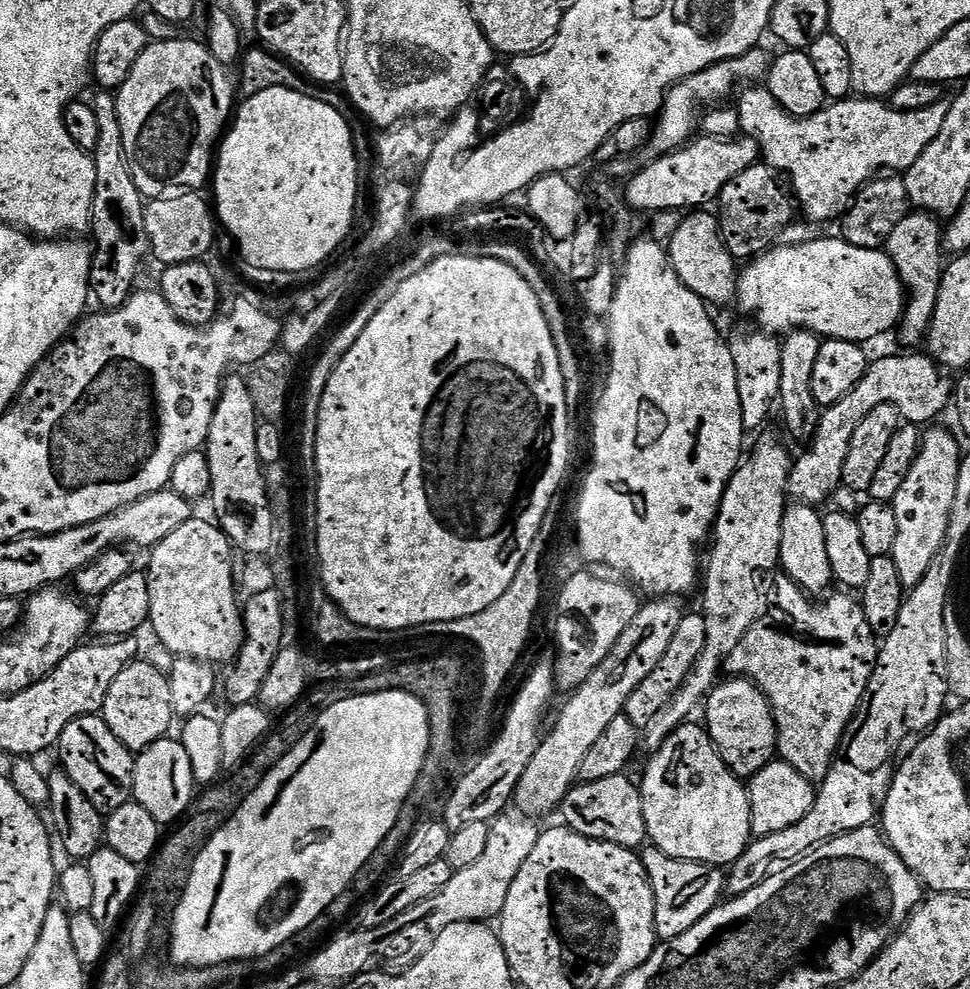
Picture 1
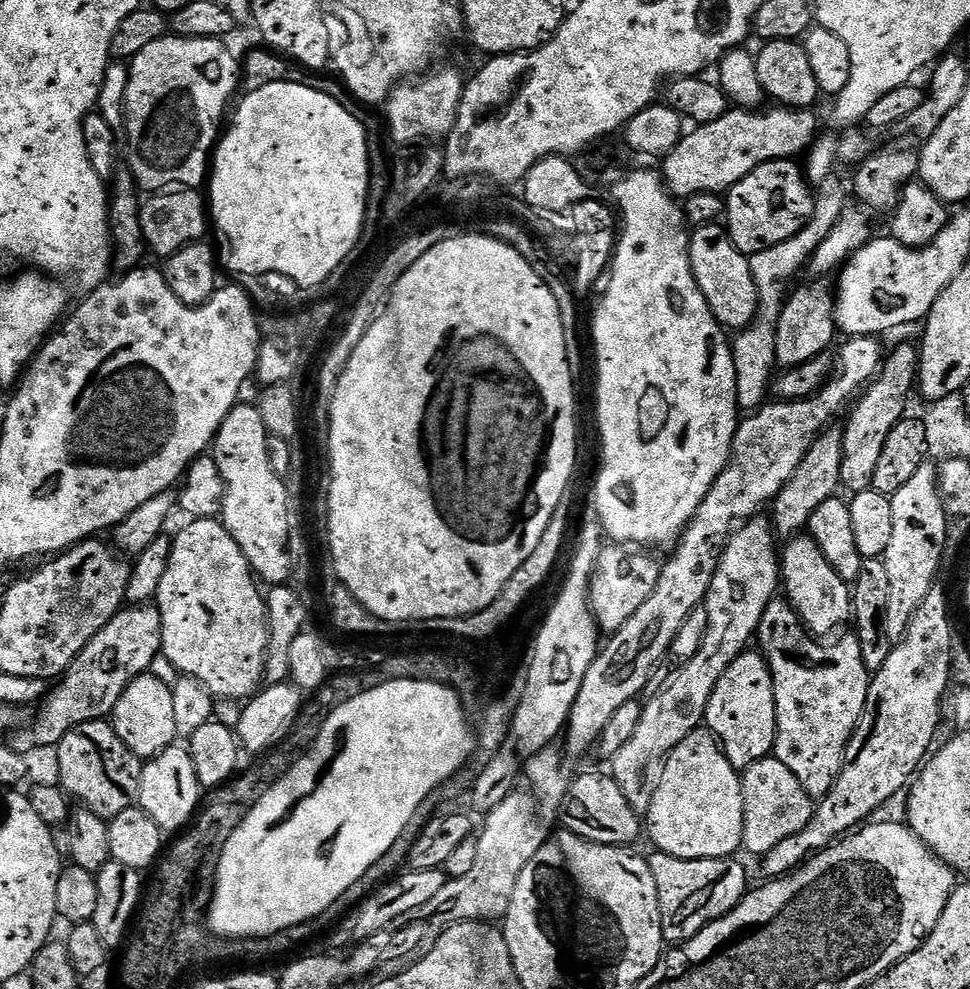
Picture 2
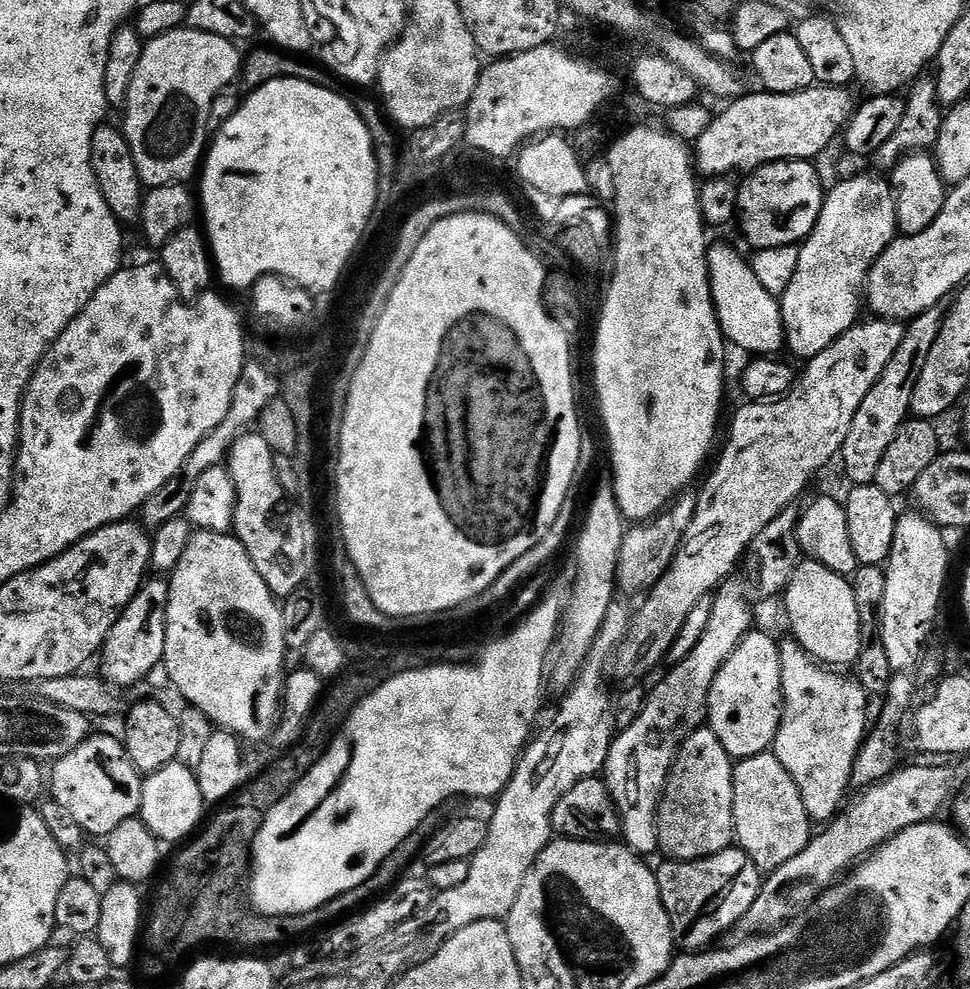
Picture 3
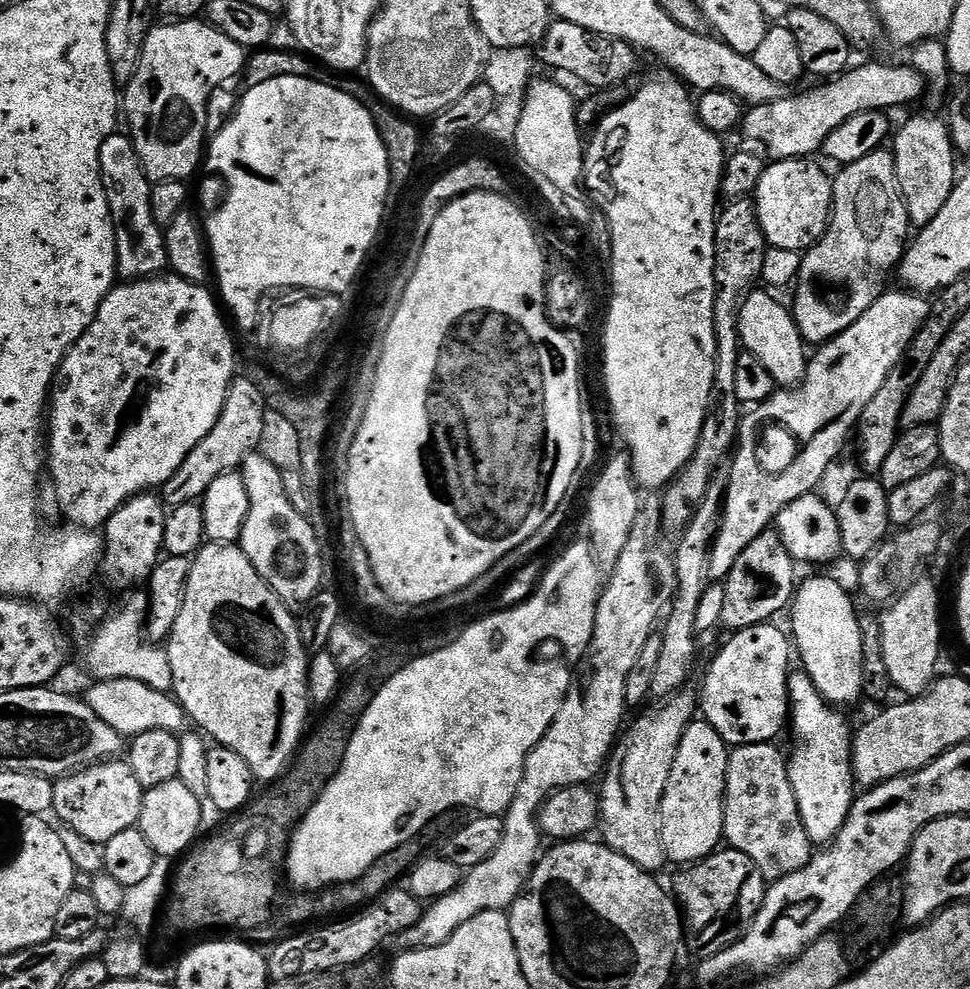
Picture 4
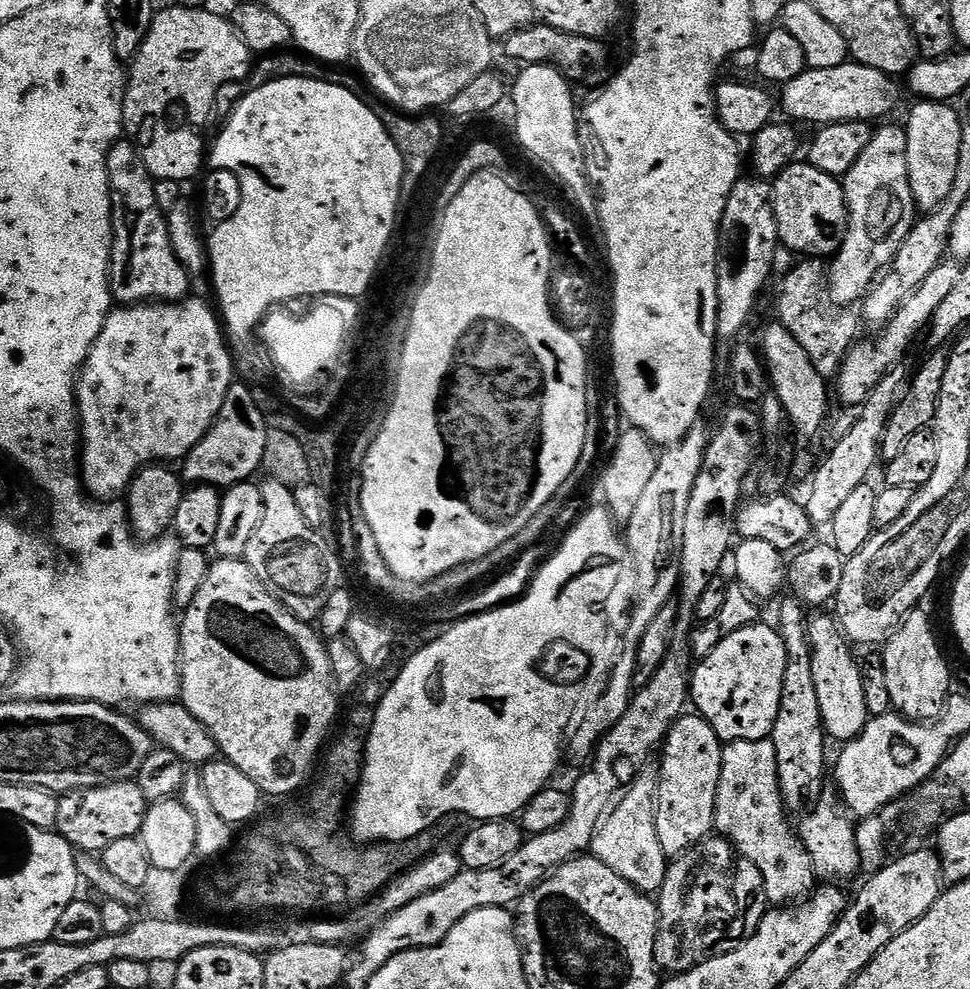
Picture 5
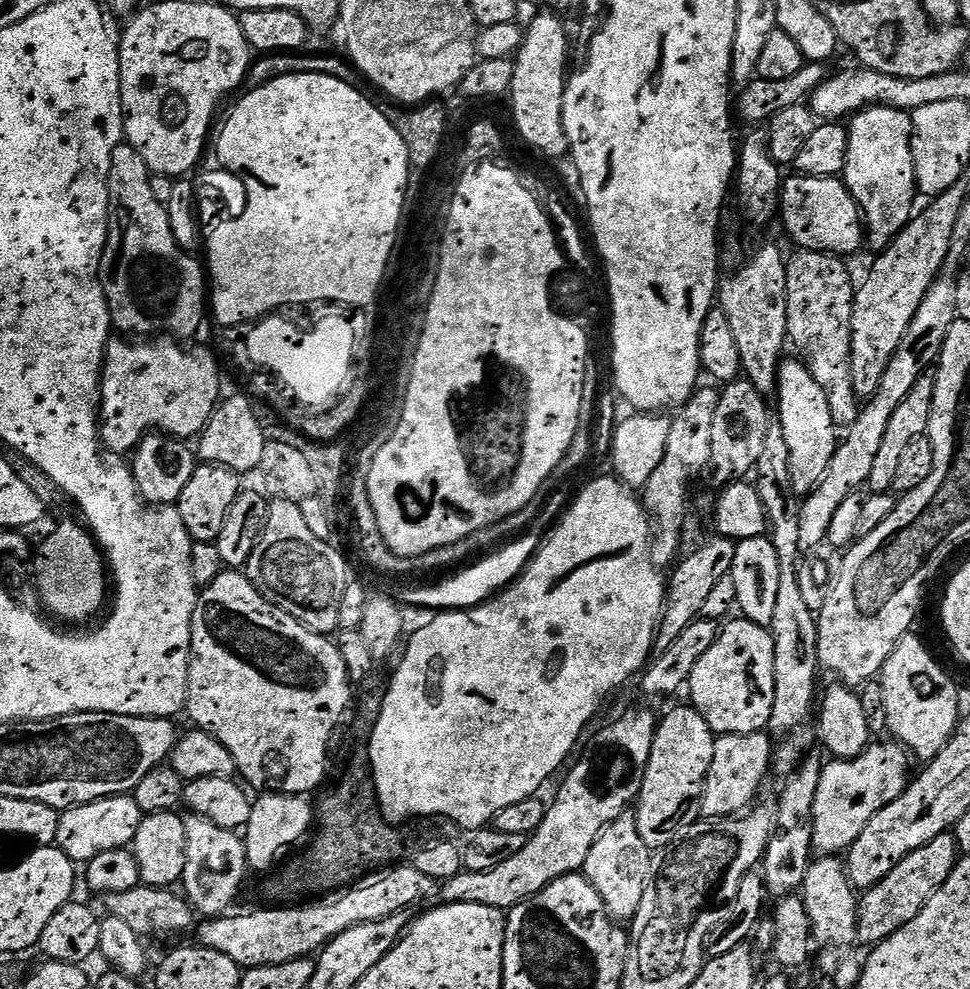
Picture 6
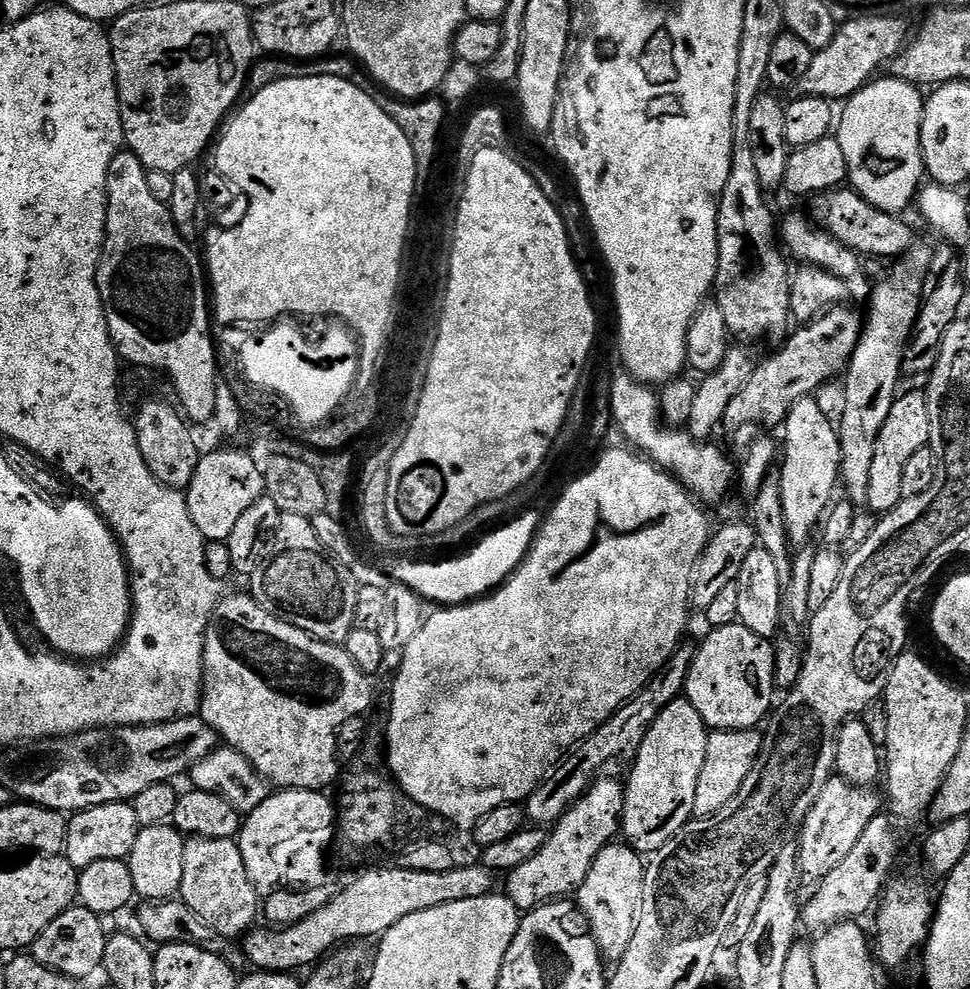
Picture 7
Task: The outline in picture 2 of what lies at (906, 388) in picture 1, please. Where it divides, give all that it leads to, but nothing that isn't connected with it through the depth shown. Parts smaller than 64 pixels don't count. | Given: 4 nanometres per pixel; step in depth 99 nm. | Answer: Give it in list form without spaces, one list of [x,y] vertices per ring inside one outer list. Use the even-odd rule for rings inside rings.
[[[836,426],[825,429],[799,464],[793,476],[785,483],[770,508],[772,527],[781,541],[787,542],[807,529],[814,510],[837,495],[841,487],[843,431]]]

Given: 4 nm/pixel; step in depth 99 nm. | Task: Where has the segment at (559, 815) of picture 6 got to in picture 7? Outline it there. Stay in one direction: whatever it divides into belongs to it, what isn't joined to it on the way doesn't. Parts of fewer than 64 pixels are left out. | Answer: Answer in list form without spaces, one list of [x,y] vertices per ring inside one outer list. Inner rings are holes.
[[[608,775],[593,780],[587,792],[560,815],[560,819],[548,832],[548,840],[542,850],[538,850],[534,858],[522,862],[522,866],[507,873],[507,898],[514,902],[521,913],[531,912],[541,904],[579,893],[582,882],[586,882],[586,874],[590,874],[590,866],[594,866],[594,858],[598,858],[601,850],[621,835],[624,784]]]

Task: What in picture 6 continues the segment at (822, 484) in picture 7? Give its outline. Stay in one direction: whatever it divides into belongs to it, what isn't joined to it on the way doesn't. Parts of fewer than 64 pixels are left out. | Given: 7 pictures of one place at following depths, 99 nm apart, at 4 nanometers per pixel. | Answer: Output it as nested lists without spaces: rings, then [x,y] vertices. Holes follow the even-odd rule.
[[[800,358],[788,359],[781,359],[780,373],[776,376],[774,400],[775,403],[780,403],[778,422],[786,434],[786,446],[790,446],[792,491],[796,494],[807,494],[826,474],[826,466],[830,466],[830,458],[834,458],[838,428],[832,424],[825,391],[815,382],[808,365]]]

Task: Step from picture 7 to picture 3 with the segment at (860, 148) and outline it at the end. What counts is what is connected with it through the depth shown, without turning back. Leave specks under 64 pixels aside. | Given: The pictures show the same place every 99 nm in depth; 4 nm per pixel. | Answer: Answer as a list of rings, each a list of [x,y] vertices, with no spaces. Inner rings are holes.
[[[852,176],[849,180],[841,179],[834,187],[827,189],[816,228],[808,235],[808,239],[799,245],[798,270],[794,270],[790,286],[786,286],[784,295],[779,297],[784,323],[784,342],[789,353],[792,351],[801,362],[810,361],[853,328],[861,319],[860,304],[862,308],[862,297],[866,292],[870,270],[897,236],[896,198],[887,179]]]

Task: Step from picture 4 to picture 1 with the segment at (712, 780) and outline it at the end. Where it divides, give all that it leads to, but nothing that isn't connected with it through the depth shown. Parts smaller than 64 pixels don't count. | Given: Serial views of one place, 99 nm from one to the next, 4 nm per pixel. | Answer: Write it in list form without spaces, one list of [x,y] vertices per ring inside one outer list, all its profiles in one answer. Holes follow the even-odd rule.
[[[685,722],[679,728],[675,728],[670,734],[670,738],[666,738],[666,742],[659,750],[651,753],[647,758],[648,765],[644,768],[644,780],[639,781],[640,793],[642,794],[642,806],[646,814],[646,830],[648,831],[648,840],[651,847],[662,850],[670,858],[678,858],[679,860],[693,860],[699,864],[715,864],[717,866],[730,866],[735,860],[748,849],[749,844],[754,839],[752,831],[752,803],[748,797],[748,790],[745,781],[741,777],[733,774],[726,766],[726,762],[718,754],[718,750],[714,746],[712,739],[708,737],[707,727],[700,728],[693,722]]]

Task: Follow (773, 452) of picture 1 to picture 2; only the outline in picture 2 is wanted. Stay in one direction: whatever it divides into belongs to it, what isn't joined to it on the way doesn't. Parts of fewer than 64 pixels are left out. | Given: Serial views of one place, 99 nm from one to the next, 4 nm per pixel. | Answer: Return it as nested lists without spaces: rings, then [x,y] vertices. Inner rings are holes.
[[[767,515],[753,516],[728,537],[728,545],[720,555],[708,597],[702,605],[708,611],[708,625],[698,654],[687,660],[683,665],[685,668],[678,669],[661,686],[660,693],[649,698],[648,704],[646,700],[642,718],[638,718],[638,726],[630,742],[626,742],[626,746],[610,758],[610,775],[616,779],[618,786],[622,786],[626,802],[630,802],[636,812],[647,813],[668,755],[674,746],[678,746],[678,742],[682,742],[682,738],[686,738],[686,734],[705,723],[704,715],[710,694],[714,694],[714,686],[718,686],[722,674],[730,670],[734,661],[751,645],[748,643],[751,640],[753,643],[759,633],[762,614],[766,614],[766,606],[777,595],[782,584],[781,559],[778,537]]]

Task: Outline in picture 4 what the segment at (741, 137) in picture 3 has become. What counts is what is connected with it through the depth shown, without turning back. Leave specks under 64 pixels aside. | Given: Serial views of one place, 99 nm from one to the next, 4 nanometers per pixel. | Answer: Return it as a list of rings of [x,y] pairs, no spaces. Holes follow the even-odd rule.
[[[857,63],[855,66],[849,67],[848,71],[842,76],[829,79],[822,88],[816,88],[813,92],[804,92],[801,96],[795,96],[790,94],[784,99],[778,102],[766,102],[765,104],[757,104],[749,107],[747,111],[743,113],[742,129],[744,128],[745,137],[751,138],[753,141],[761,144],[764,147],[765,152],[768,153],[769,157],[773,161],[777,160],[798,160],[801,158],[812,158],[815,157],[815,152],[819,153],[824,147],[826,138],[830,138],[830,134],[834,134],[834,130],[838,130],[838,126],[842,126],[842,122],[850,122],[850,118],[854,118],[854,114],[862,114],[863,112],[884,112],[889,110],[888,108],[900,108],[903,104],[912,104],[916,99],[923,97],[926,92],[926,85],[924,83],[924,77],[919,76],[916,73],[915,68],[909,66],[907,63],[904,64],[860,64]]]

